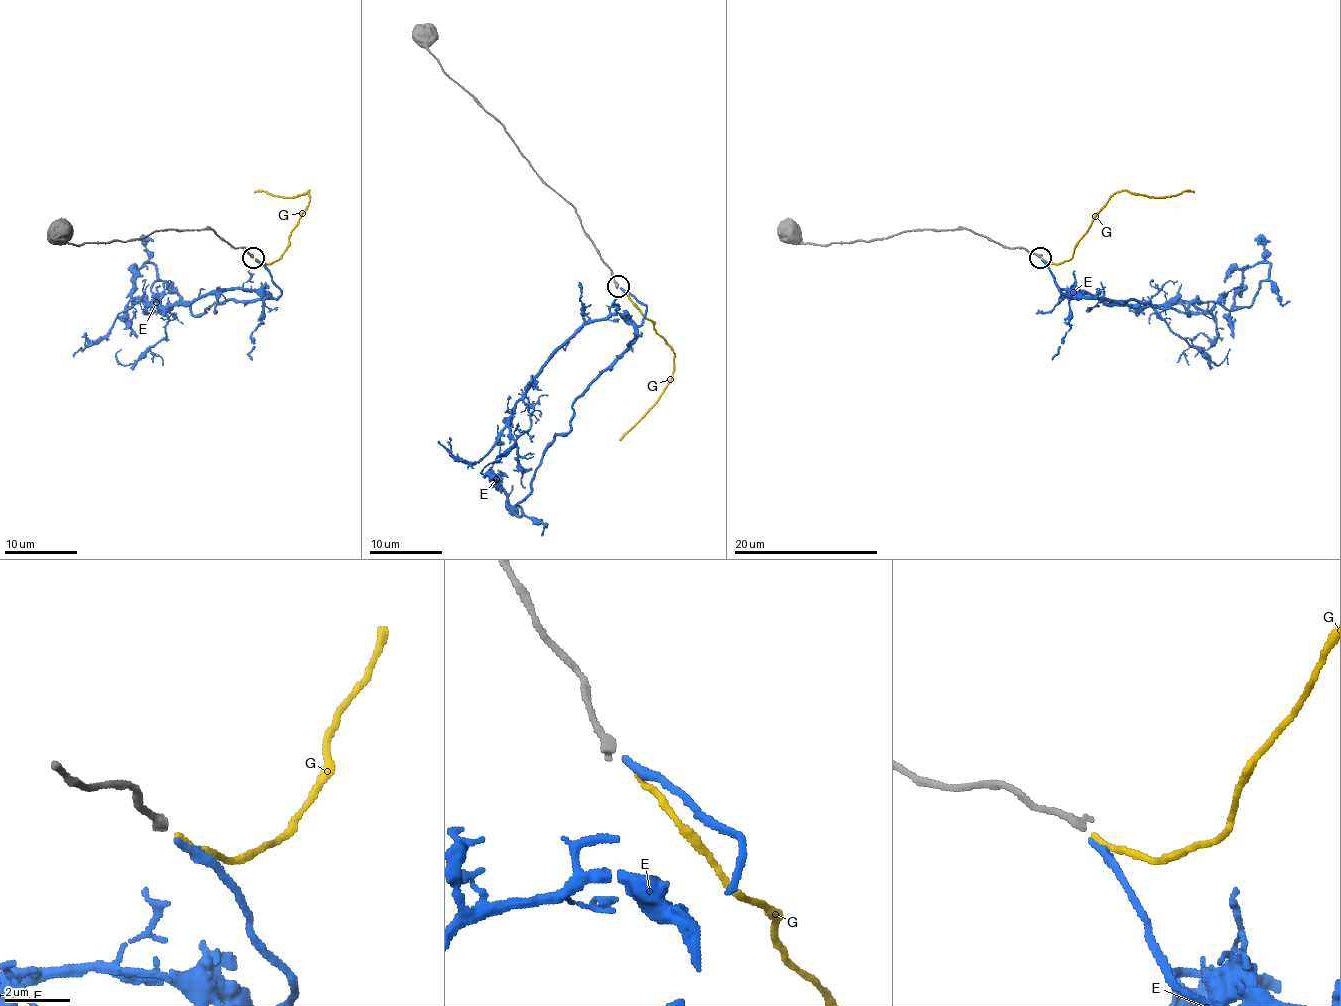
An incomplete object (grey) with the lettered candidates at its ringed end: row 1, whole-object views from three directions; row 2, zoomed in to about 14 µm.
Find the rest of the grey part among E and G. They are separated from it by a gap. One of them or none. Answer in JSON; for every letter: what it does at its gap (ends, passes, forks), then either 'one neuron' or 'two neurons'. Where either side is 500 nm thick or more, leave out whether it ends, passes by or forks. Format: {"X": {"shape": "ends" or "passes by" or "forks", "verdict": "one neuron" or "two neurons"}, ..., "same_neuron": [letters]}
{"E": {"shape": "ends", "verdict": "two neurons"}, "G": {"shape": "ends", "verdict": "one neuron"}, "same_neuron": ["G"]}

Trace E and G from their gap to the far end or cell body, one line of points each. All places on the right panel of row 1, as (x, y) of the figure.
E: (1041, 259), (1061, 291), (1187, 315), (1192, 302), (1247, 307), (1266, 262), (1243, 271), (1234, 338)
G: (1043, 259), (1061, 264), (1073, 255), (1093, 215), (1117, 192), (1127, 190), (1155, 197), (1171, 197), (1194, 190)

